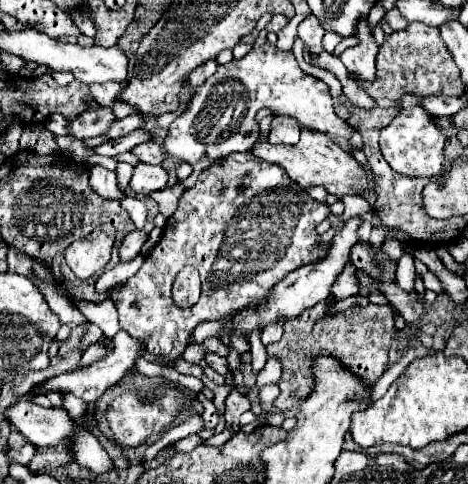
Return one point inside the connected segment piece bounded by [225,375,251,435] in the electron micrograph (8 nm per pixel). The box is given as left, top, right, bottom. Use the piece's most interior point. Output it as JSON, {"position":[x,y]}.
{"position":[237,404]}

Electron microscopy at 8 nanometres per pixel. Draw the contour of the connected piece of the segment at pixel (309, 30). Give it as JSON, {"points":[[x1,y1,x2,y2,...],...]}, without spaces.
{"points":[[309,15,299,23,299,37,309,47,311,53,323,51,323,45,321,45,323,35,325,35,325,29,321,29,321,21,317,21,317,17]]}

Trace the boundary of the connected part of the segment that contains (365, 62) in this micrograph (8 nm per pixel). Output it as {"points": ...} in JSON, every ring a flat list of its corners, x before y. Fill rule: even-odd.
{"points":[[361,17,361,21,357,21,355,37,359,39,359,43,355,47,345,49,341,53,341,61,359,79,373,81,375,79,375,57,377,57,379,47,377,47,377,43,369,31,367,17]]}

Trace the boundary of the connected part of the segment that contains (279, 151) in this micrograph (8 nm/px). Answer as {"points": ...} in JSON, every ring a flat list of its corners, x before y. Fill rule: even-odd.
{"points":[[301,129,301,139,297,145,273,145,267,139,259,139,253,145,251,153,261,161,283,167,287,175,303,189,313,185,323,185,329,193,337,195,339,199,343,195,359,195,363,189,367,189,367,171,353,159,353,155,343,151,325,133]]}

